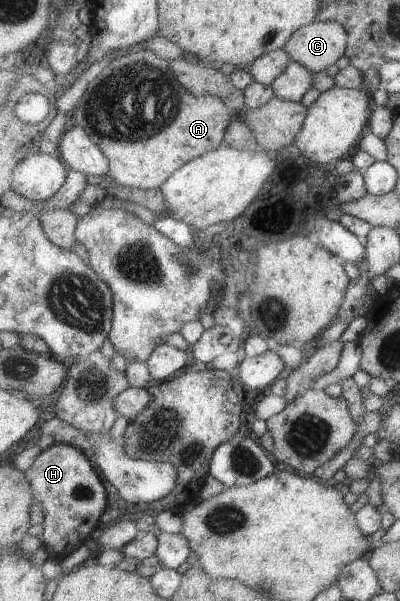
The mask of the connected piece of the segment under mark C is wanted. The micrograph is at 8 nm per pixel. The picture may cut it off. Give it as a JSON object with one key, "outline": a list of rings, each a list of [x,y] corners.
{"outline":[[[315,21],[302,26],[284,46],[293,61],[301,63],[312,73],[320,73],[331,68],[342,56],[346,56],[348,31],[337,21]]]}

